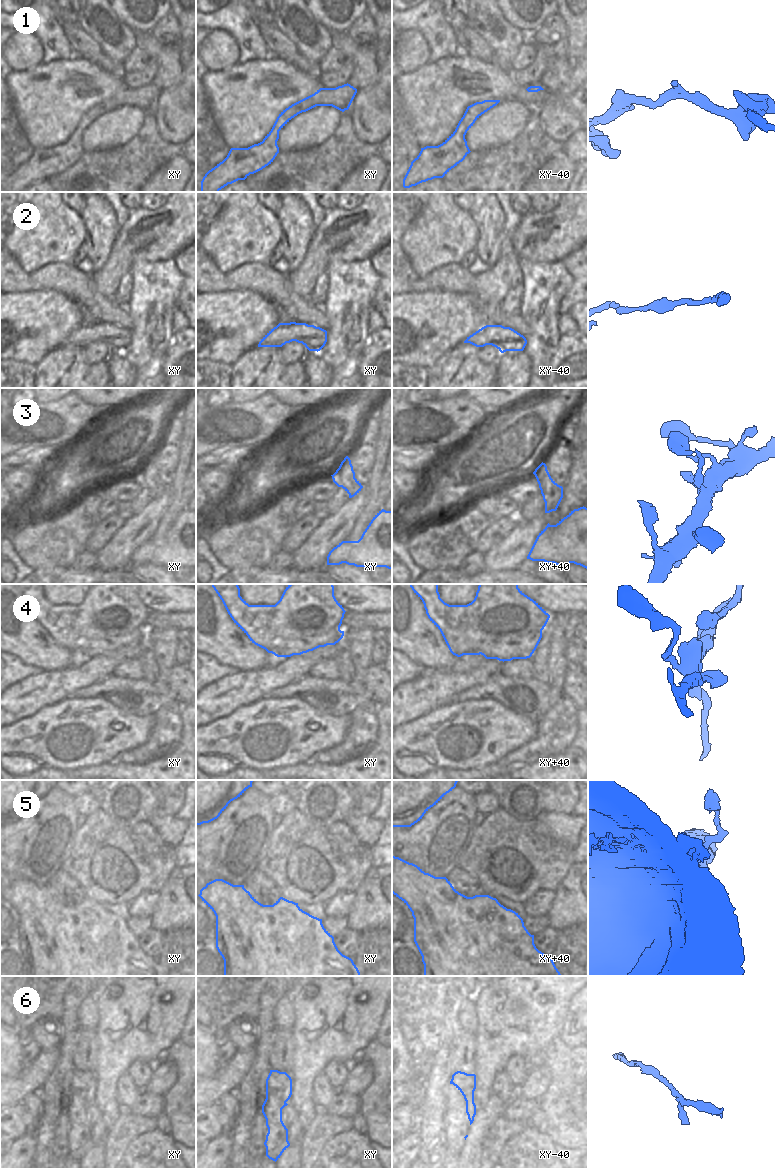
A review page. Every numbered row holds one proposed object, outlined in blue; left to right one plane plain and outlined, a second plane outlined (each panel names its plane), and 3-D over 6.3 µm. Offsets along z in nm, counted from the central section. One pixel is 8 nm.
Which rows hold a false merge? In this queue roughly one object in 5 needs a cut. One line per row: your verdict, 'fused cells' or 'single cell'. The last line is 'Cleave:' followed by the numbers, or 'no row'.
1: single cell
2: single cell
3: single cell
4: fused cells
5: fused cells
6: fused cells
Cleave: 4, 5, 6

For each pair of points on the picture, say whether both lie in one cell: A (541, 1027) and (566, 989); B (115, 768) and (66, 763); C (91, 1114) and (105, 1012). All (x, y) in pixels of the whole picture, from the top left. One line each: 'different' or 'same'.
A: same
B: different
C: different

